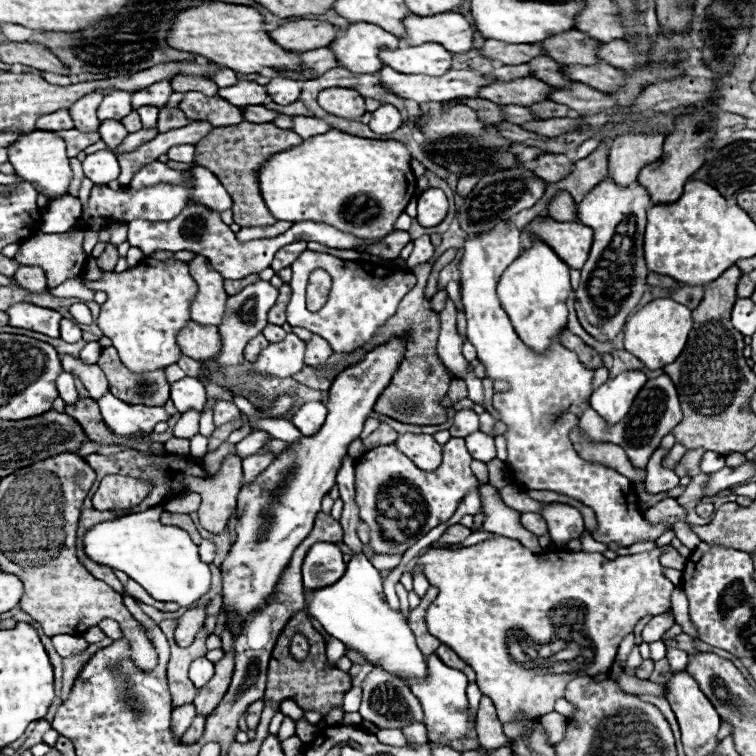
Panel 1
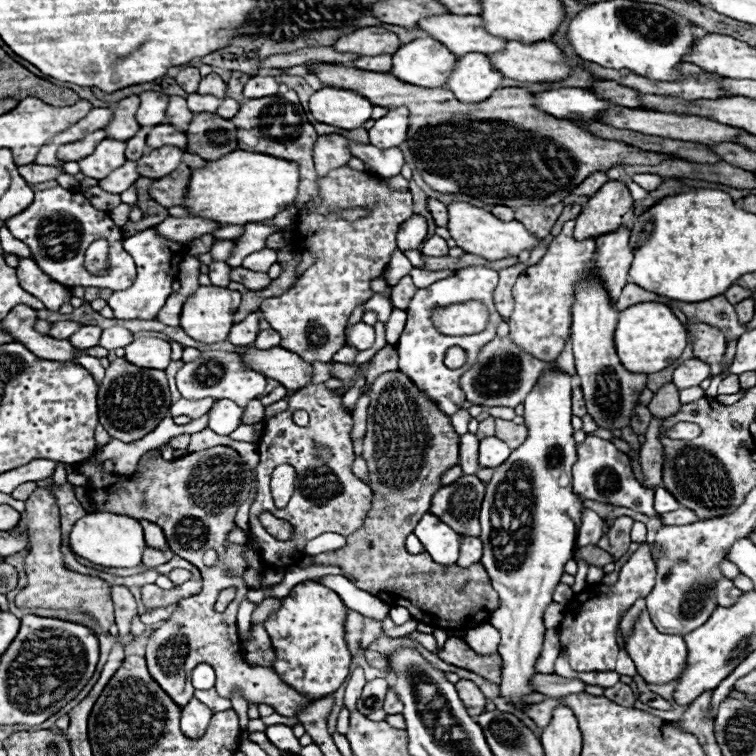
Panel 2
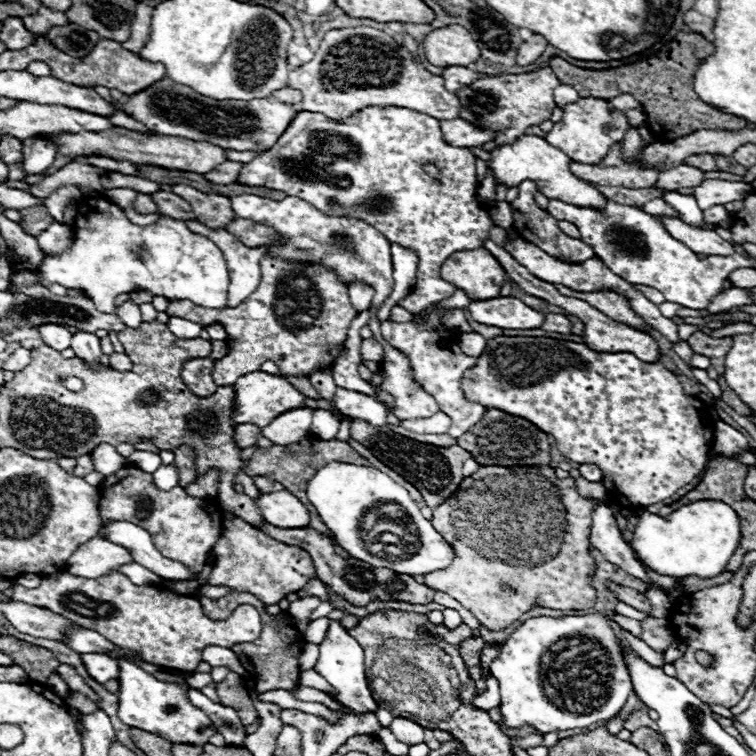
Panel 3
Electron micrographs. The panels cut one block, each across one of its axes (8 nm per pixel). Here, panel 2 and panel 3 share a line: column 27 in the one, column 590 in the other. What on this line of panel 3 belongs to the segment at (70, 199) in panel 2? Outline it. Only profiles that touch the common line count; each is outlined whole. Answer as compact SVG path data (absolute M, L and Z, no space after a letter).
M550 200L546 210L556 220L572 222L580 230L580 238L594 248L594 254L602 258L604 264L616 276L628 280L630 284L652 286L660 290L668 302L686 308L694 308L694 310L706 308L714 296L726 290L724 280L734 268L752 266L750 260L742 258L740 254L726 258L708 256L704 260L698 260L690 248L686 248L682 242L678 242L668 234L660 218L630 206L622 206L612 200L608 200L606 210L580 208L560 200Z

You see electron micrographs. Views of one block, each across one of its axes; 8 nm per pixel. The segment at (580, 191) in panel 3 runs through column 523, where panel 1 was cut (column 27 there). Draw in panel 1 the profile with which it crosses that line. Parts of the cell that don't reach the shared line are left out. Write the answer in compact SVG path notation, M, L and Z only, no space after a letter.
M34 130L16 140L12 146L8 146L8 156L16 174L28 180L40 194L52 198L68 192L68 186L72 182L72 168L66 156L66 142L60 136L56 136L56 132Z

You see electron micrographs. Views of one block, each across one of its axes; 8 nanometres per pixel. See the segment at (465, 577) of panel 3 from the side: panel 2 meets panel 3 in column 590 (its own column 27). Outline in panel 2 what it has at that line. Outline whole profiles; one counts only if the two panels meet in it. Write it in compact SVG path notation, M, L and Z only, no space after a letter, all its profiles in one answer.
M36 488L36 492L26 500L26 530L30 534L30 554L26 556L26 574L28 586L16 596L18 608L80 608L92 614L102 630L106 632L114 624L114 610L110 598L110 586L92 576L76 574L64 568L60 552L60 514L54 496L48 488Z

